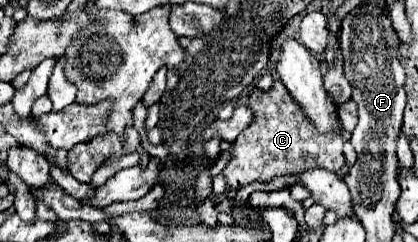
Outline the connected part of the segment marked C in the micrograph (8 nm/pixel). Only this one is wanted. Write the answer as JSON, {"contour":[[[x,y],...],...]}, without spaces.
{"contour":[[[275,80],[269,92],[255,88],[247,98],[247,106],[253,112],[253,124],[249,124],[237,136],[231,160],[223,170],[229,188],[241,188],[255,180],[269,182],[275,176],[287,176],[291,172],[299,172],[301,168],[311,166],[321,166],[337,172],[345,164],[345,140],[341,132],[317,132],[313,122],[305,116],[303,108],[291,98],[289,90],[281,80]]]}

